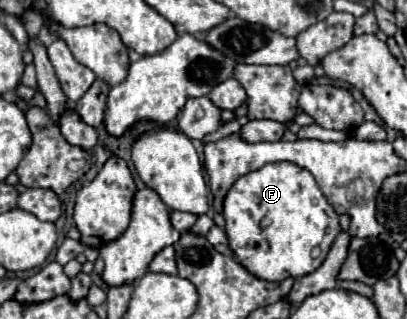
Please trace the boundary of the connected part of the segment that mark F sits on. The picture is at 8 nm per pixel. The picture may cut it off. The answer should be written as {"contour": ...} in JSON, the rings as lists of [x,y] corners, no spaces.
{"contour":[[[272,162],[240,176],[228,190],[222,212],[226,218],[224,230],[234,258],[260,280],[282,282],[282,278],[300,278],[314,272],[324,262],[334,238],[340,234],[338,214],[324,198],[314,176],[292,162]]]}

